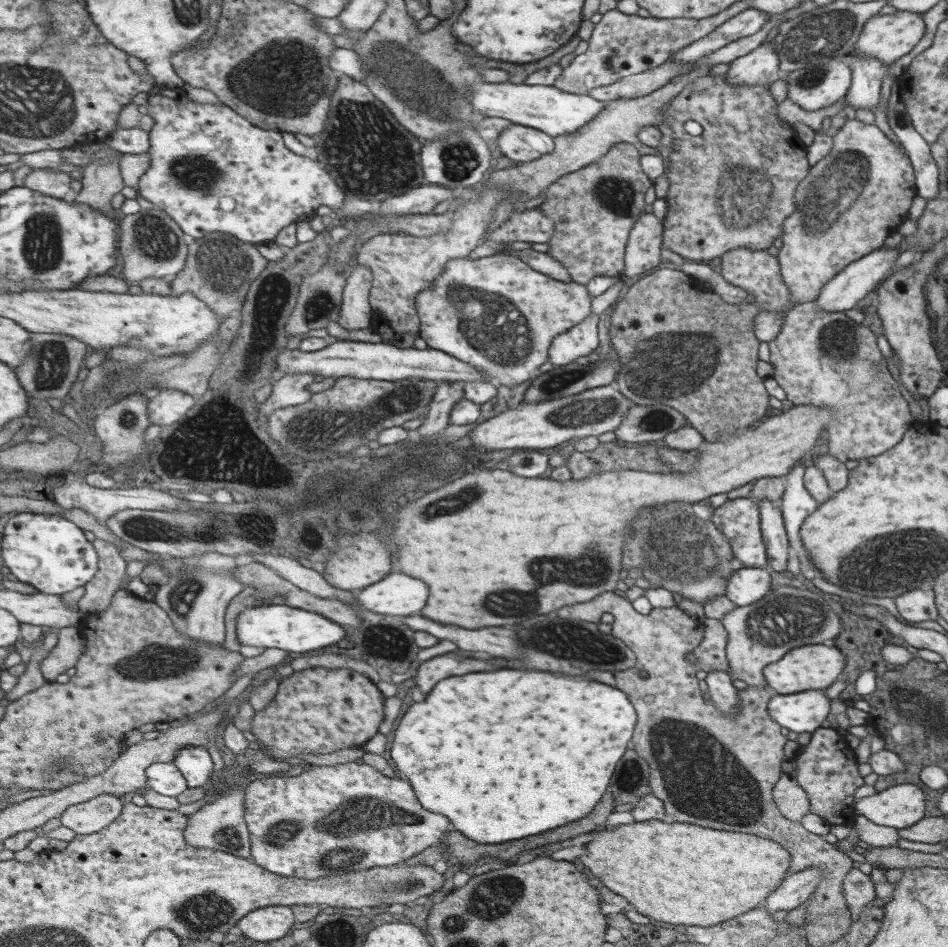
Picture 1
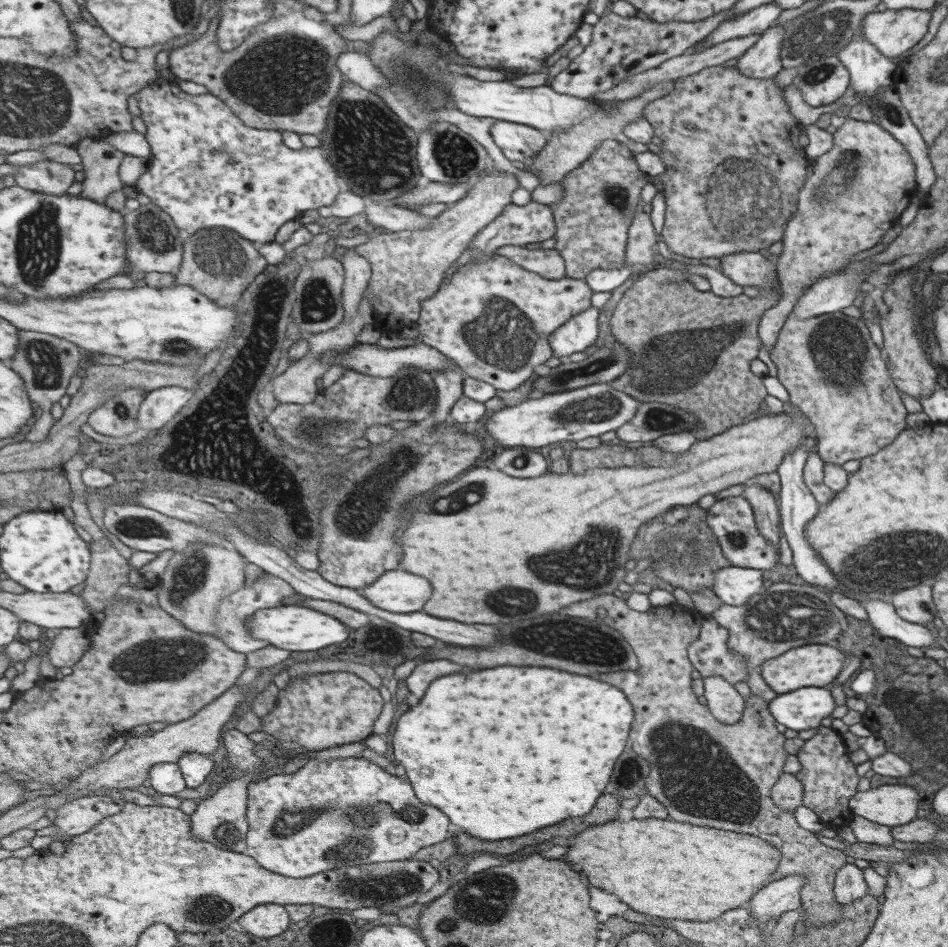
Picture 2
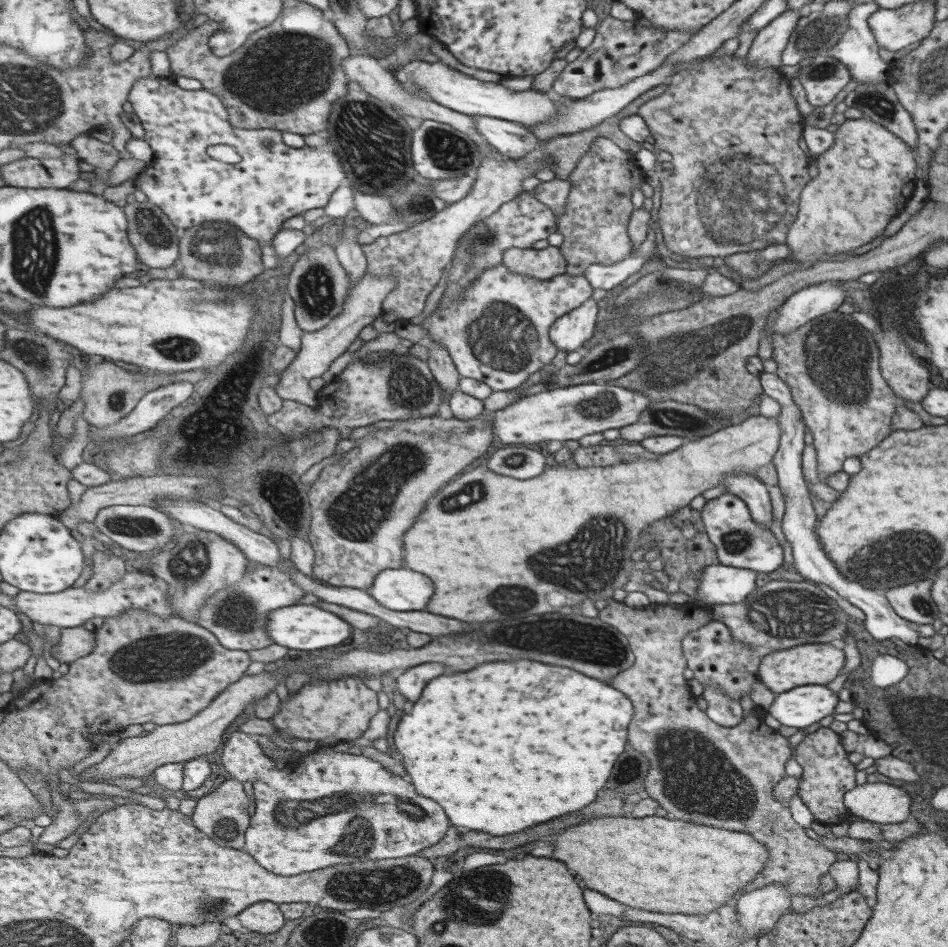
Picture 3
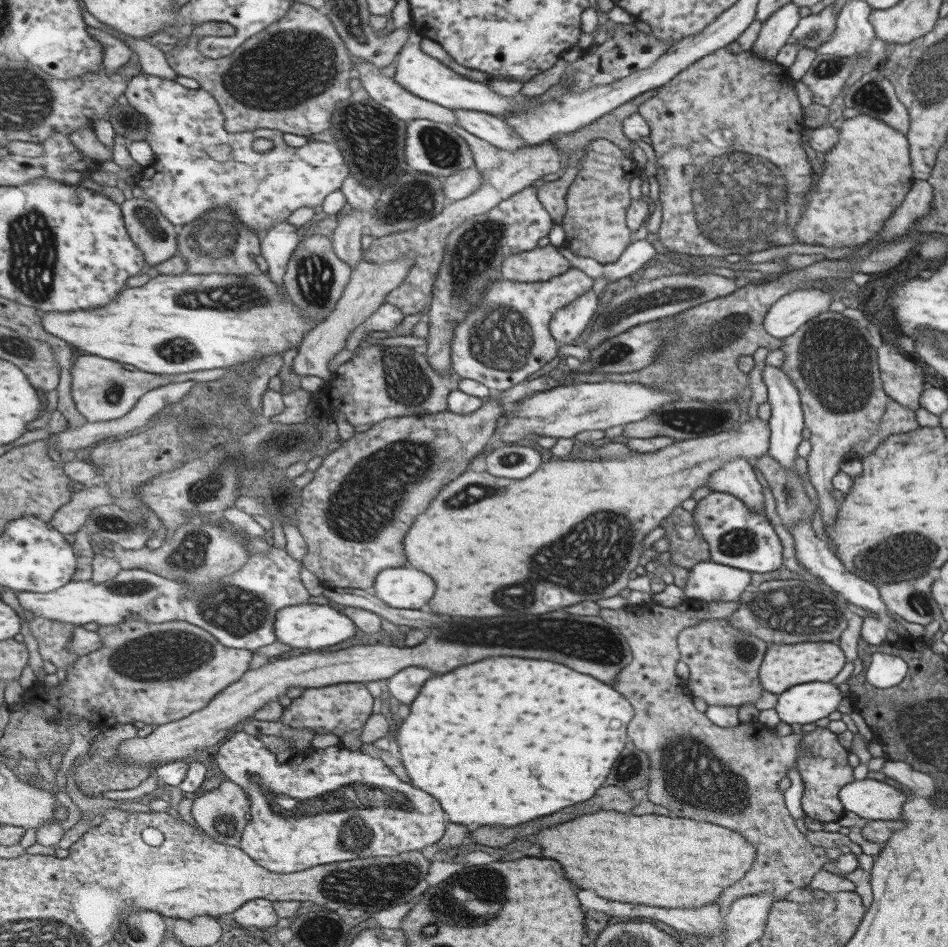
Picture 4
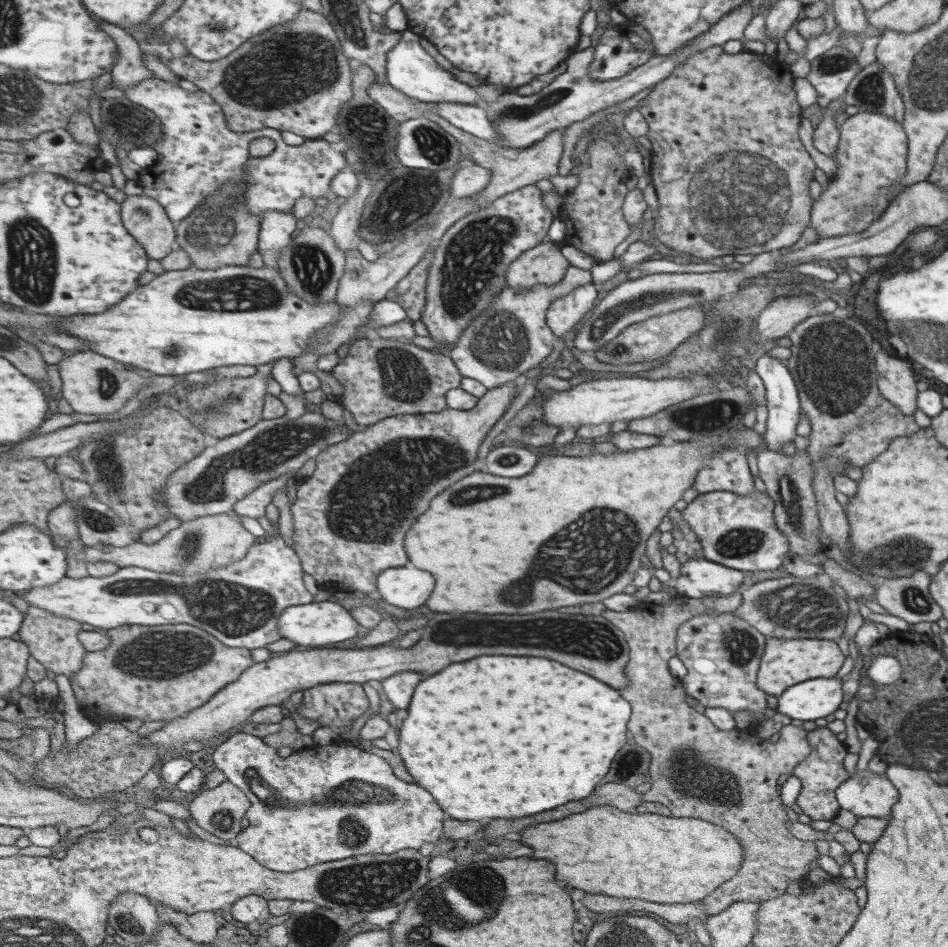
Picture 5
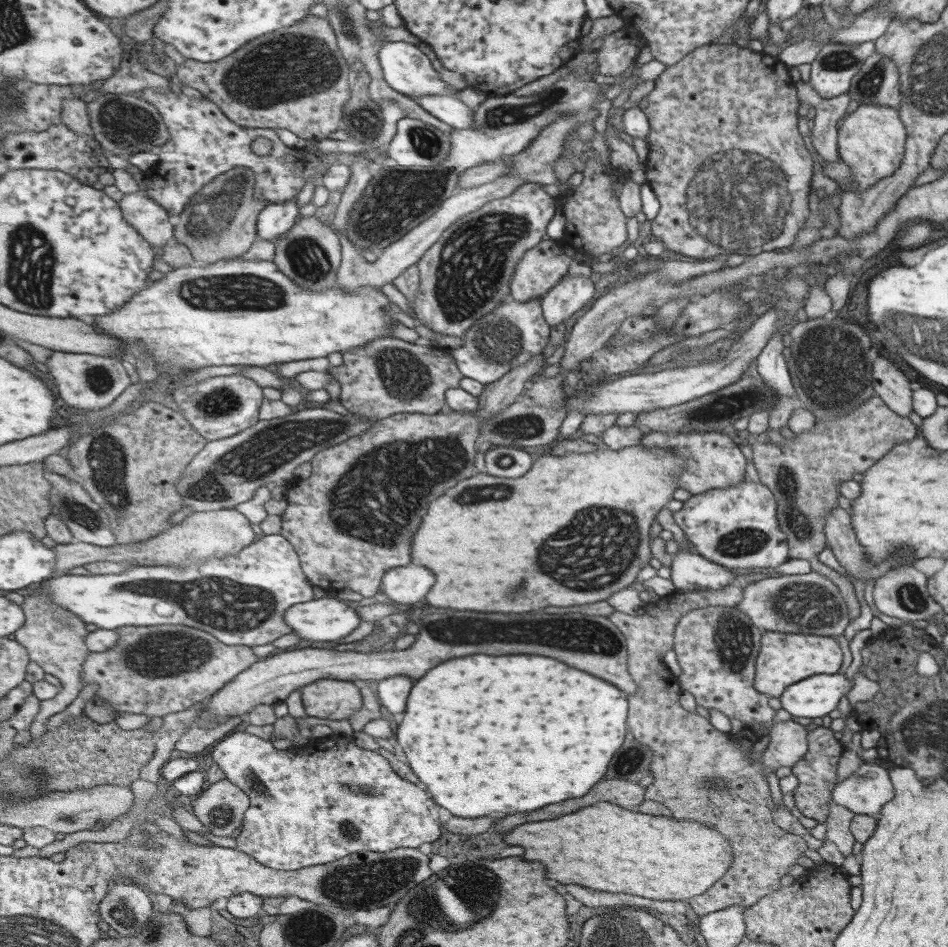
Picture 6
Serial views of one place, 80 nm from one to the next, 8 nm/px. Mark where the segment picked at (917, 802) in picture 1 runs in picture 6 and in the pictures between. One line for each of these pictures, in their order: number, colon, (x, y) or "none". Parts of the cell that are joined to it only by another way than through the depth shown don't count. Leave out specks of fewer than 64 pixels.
2: (889, 805)
3: (880, 803)
4: (870, 799)
5: (865, 794)
6: (868, 789)

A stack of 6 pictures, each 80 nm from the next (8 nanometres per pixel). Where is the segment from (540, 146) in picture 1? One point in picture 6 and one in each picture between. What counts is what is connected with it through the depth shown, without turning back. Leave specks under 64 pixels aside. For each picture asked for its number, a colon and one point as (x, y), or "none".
2: (517, 142)
3: (512, 140)
4: (494, 130)
5: (470, 118)
6: (451, 110)

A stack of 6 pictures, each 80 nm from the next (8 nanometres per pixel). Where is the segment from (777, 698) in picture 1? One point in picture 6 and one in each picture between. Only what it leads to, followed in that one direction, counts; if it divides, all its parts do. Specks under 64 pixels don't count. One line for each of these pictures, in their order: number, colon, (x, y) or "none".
2: (803, 709)
3: (802, 706)
4: (804, 703)
5: (815, 698)
6: (817, 695)

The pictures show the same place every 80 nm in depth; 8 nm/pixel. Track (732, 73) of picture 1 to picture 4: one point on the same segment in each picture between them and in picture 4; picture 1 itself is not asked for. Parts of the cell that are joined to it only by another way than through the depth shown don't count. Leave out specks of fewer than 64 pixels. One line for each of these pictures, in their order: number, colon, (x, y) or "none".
2: (762, 60)
3: (764, 52)
4: (773, 33)

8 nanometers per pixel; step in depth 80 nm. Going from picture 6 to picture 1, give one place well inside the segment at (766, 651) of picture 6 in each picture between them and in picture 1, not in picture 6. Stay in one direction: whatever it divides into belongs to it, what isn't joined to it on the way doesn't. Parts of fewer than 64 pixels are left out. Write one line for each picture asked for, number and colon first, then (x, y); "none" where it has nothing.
1: (809, 667)
2: (814, 665)
3: (780, 671)
4: (784, 666)
5: (784, 663)

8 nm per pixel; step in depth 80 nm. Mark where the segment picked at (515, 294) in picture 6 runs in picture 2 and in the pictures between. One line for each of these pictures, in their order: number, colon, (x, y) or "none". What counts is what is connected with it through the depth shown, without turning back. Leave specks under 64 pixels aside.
2: (548, 263)
3: (543, 264)
4: (540, 264)
5: (543, 265)

